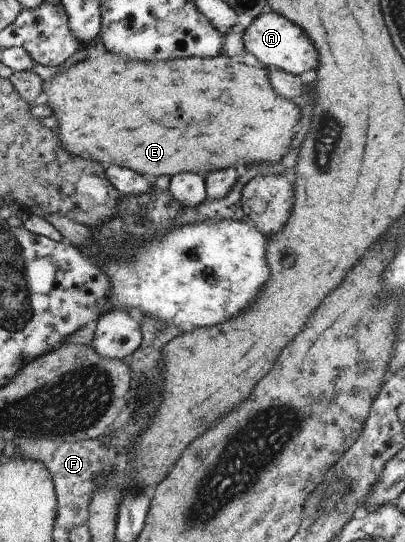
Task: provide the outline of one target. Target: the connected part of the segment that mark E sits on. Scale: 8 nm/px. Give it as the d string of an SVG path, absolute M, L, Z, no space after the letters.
M101 52L97 56L85 57L80 62L73 64L67 70L59 70L53 78L43 84L43 92L40 101L51 108L51 114L57 118L57 128L59 134L59 142L61 148L67 150L73 156L83 159L95 160L101 165L117 164L117 166L127 166L129 170L137 172L137 174L148 176L151 180L161 174L173 176L177 172L219 172L225 168L237 168L239 164L235 162L243 162L243 166L249 166L249 162L277 162L285 150L287 144L293 136L291 128L295 126L295 122L299 120L299 110L295 104L287 102L285 98L271 94L271 84L267 78L265 68L247 66L239 62L231 62L229 57L217 55L211 58L189 57L181 58L181 60L165 60L165 62L137 62L137 60L127 60L127 58L119 58L111 52Z

